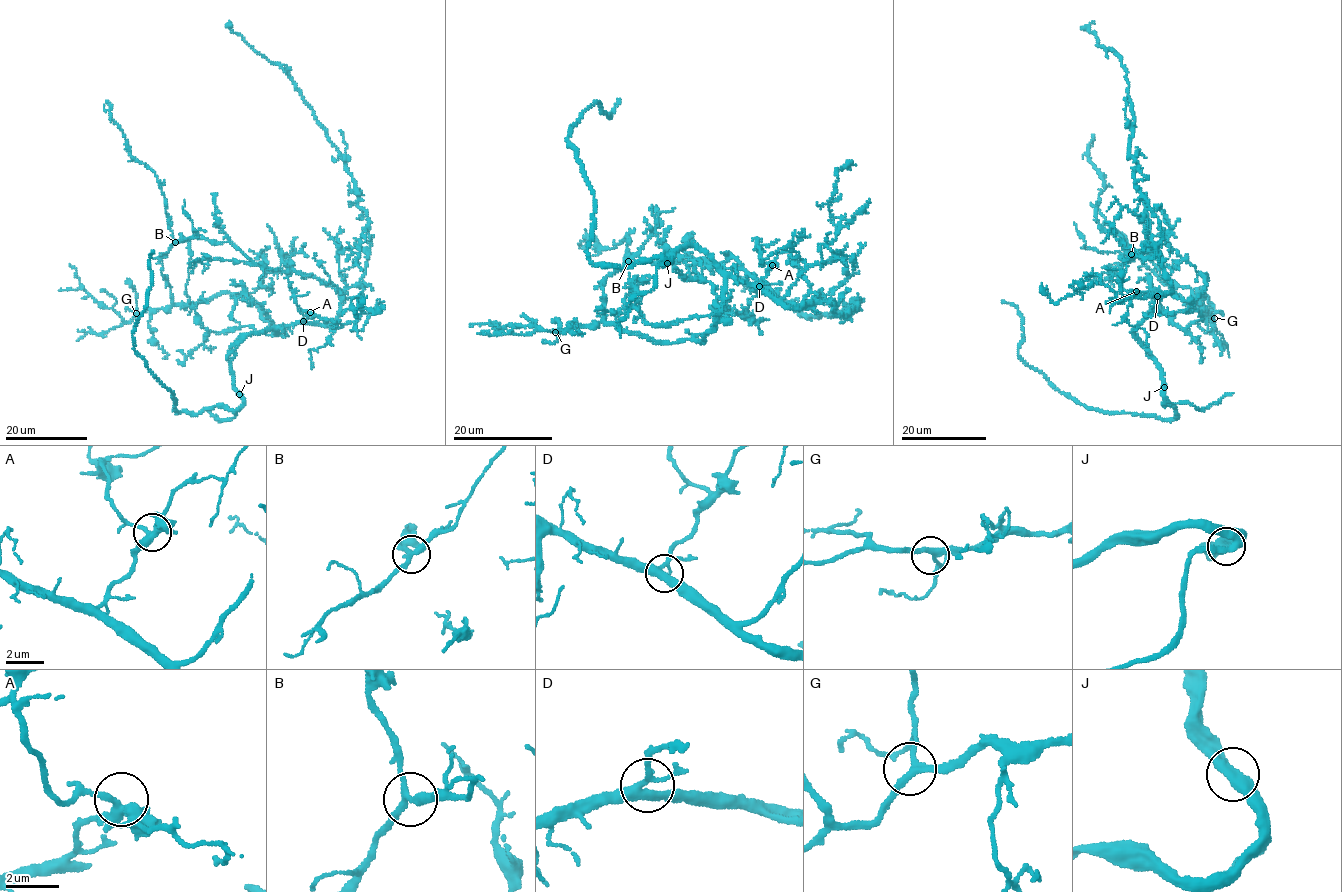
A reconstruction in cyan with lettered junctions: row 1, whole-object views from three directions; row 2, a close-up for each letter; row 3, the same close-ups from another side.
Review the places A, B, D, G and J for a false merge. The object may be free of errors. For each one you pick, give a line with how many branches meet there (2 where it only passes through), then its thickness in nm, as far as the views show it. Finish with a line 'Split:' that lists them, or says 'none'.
Split: none

